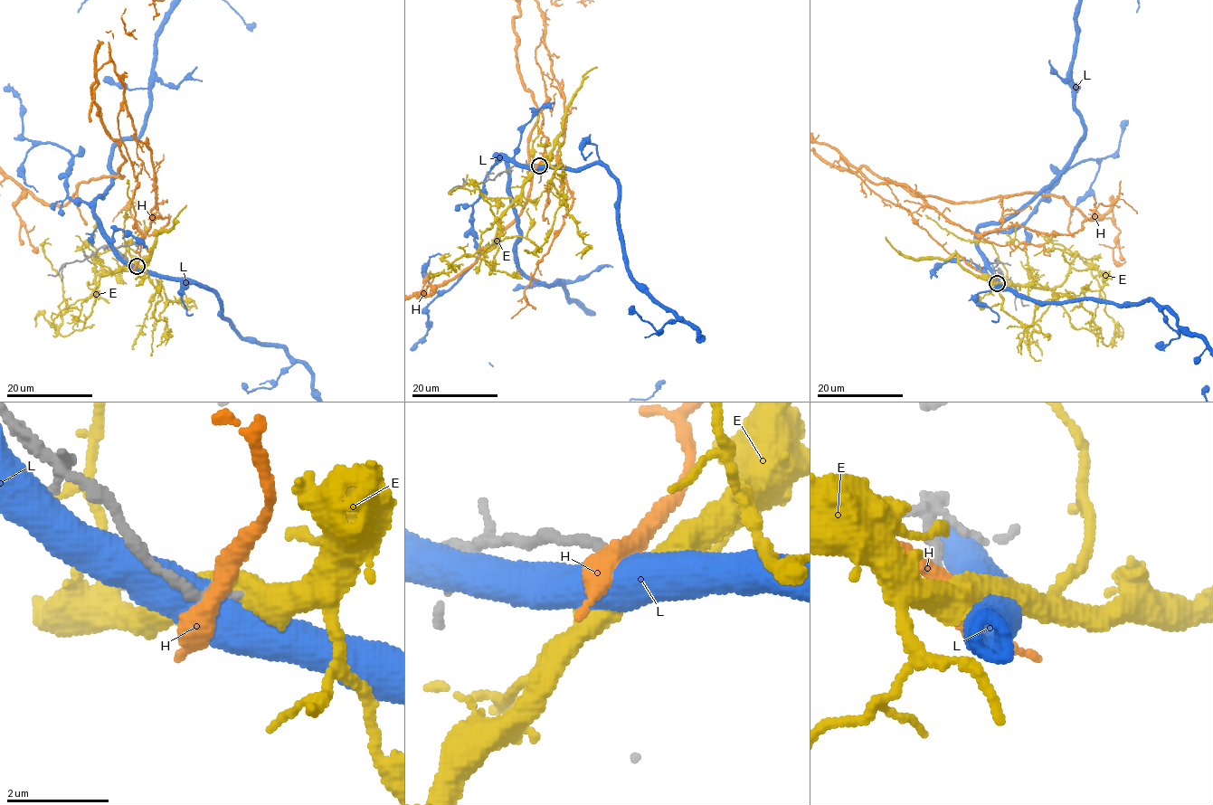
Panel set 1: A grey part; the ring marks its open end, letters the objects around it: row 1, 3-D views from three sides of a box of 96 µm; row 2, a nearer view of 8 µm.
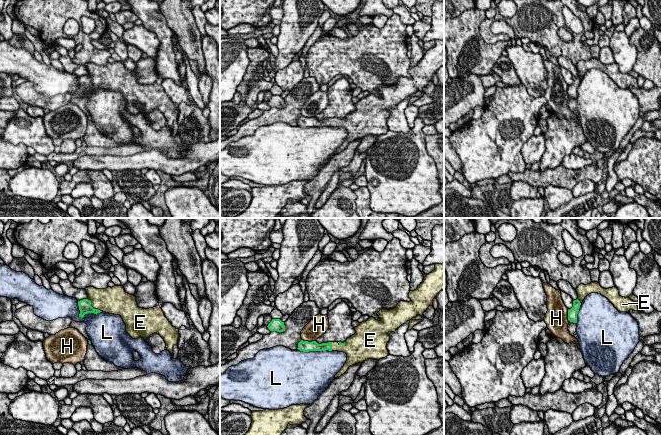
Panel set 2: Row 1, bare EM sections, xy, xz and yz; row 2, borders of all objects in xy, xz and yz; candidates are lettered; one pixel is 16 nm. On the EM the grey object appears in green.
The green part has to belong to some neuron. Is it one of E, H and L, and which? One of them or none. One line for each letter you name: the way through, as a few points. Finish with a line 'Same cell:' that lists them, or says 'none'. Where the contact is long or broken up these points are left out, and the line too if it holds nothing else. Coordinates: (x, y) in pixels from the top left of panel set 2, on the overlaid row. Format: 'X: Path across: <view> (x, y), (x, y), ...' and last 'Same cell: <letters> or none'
Same cell: E

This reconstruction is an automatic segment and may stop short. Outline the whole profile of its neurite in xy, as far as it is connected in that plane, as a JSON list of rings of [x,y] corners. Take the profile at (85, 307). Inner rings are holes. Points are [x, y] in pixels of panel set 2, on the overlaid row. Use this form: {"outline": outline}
{"outline": [[[122,285],[106,289],[87,287],[85,290],[88,298],[78,301],[79,317],[101,311],[120,315],[126,324],[126,332],[133,339],[142,337],[146,340],[157,333],[164,339],[167,350],[173,354],[173,347],[179,339],[179,329],[172,326],[160,306],[140,308],[136,297],[126,293]]]}

